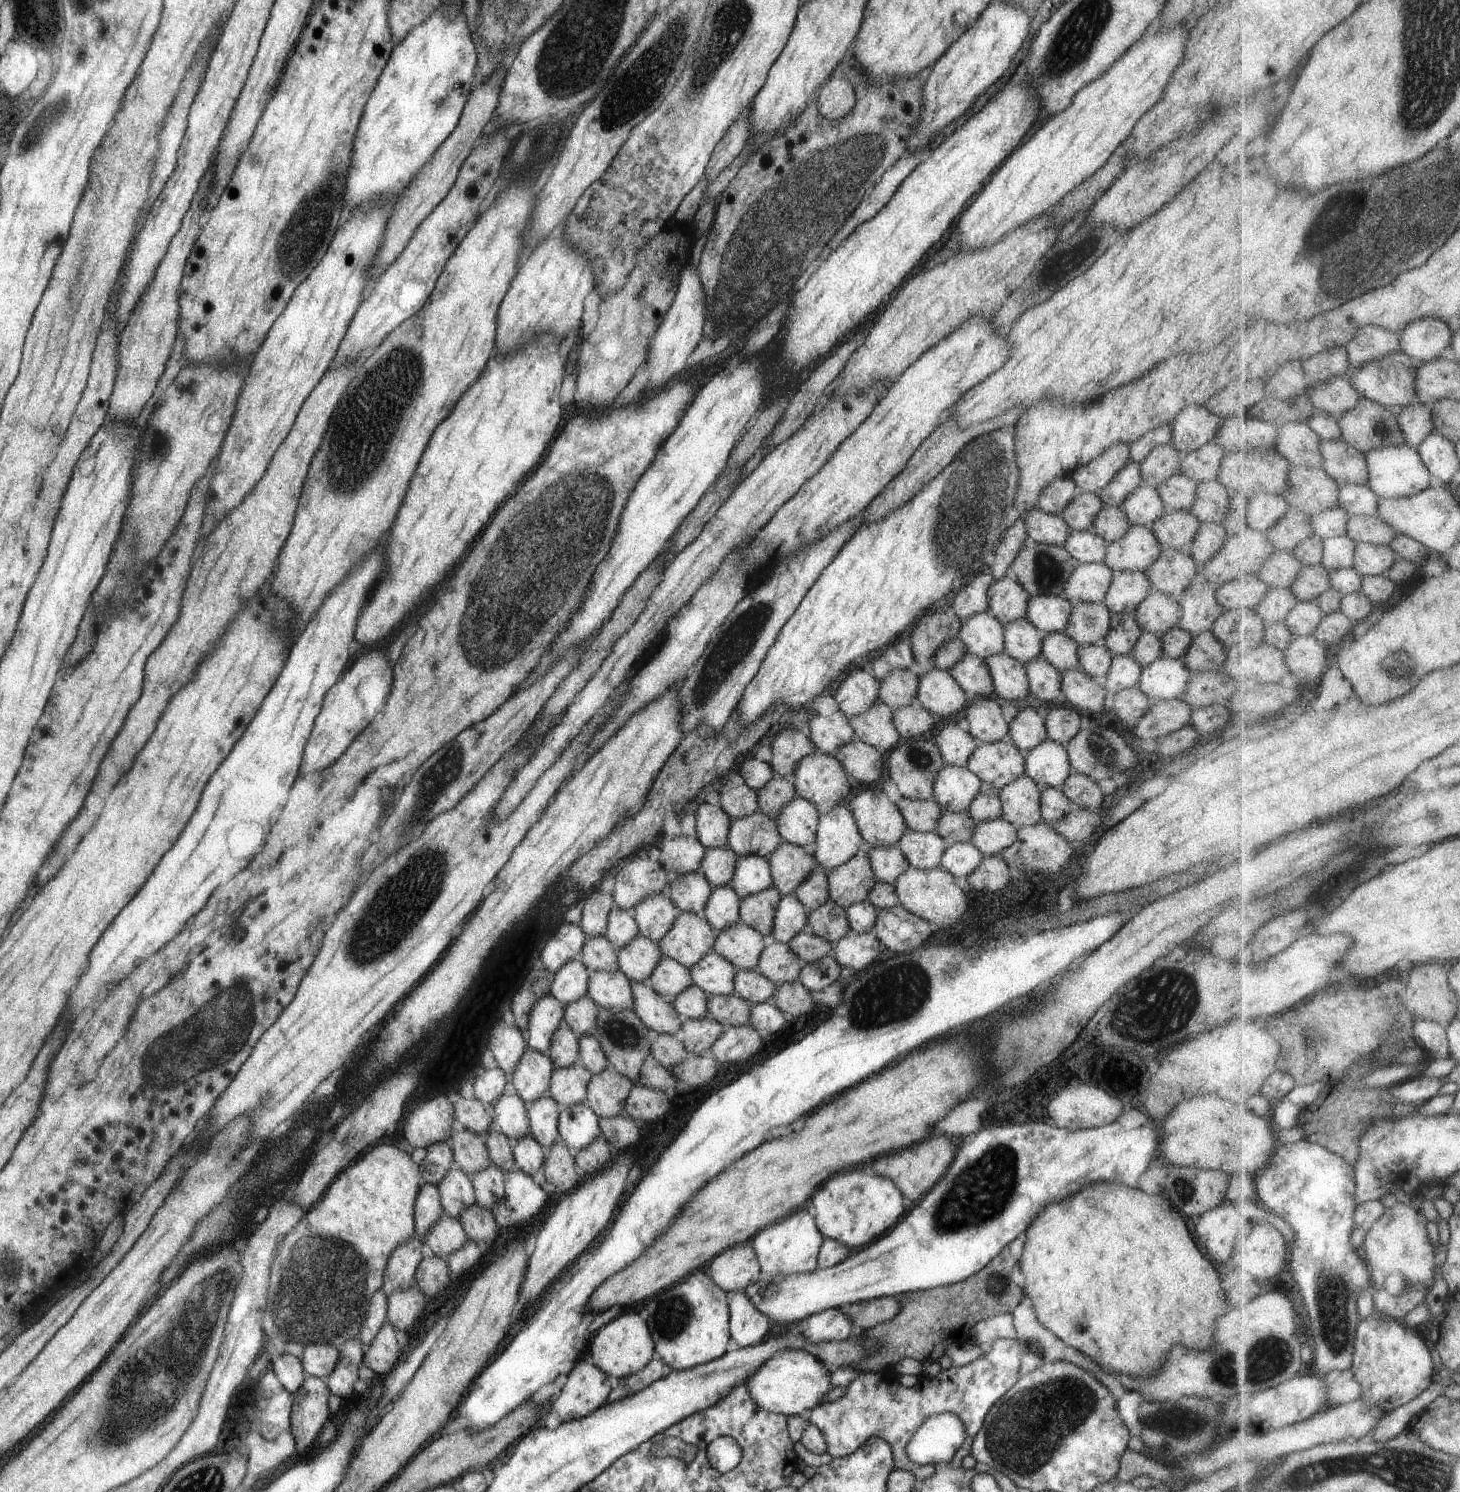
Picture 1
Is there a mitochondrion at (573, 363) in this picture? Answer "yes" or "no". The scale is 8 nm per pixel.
no

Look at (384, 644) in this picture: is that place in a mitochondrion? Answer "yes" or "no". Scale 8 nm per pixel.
no

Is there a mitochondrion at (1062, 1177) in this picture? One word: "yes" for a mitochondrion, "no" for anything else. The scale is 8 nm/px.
no

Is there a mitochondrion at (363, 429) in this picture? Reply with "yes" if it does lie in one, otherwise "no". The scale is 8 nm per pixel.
yes

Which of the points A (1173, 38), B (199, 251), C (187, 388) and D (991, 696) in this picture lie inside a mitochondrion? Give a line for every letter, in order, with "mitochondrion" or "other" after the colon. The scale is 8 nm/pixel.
A: other
B: other
C: other
D: other

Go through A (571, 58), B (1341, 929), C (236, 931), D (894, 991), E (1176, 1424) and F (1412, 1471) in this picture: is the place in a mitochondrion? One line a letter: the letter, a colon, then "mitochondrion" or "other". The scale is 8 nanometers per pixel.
A: mitochondrion
B: other
C: other
D: mitochondrion
E: mitochondrion
F: mitochondrion

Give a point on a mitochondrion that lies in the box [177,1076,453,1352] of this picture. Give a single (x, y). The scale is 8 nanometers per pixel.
(304, 1306)

